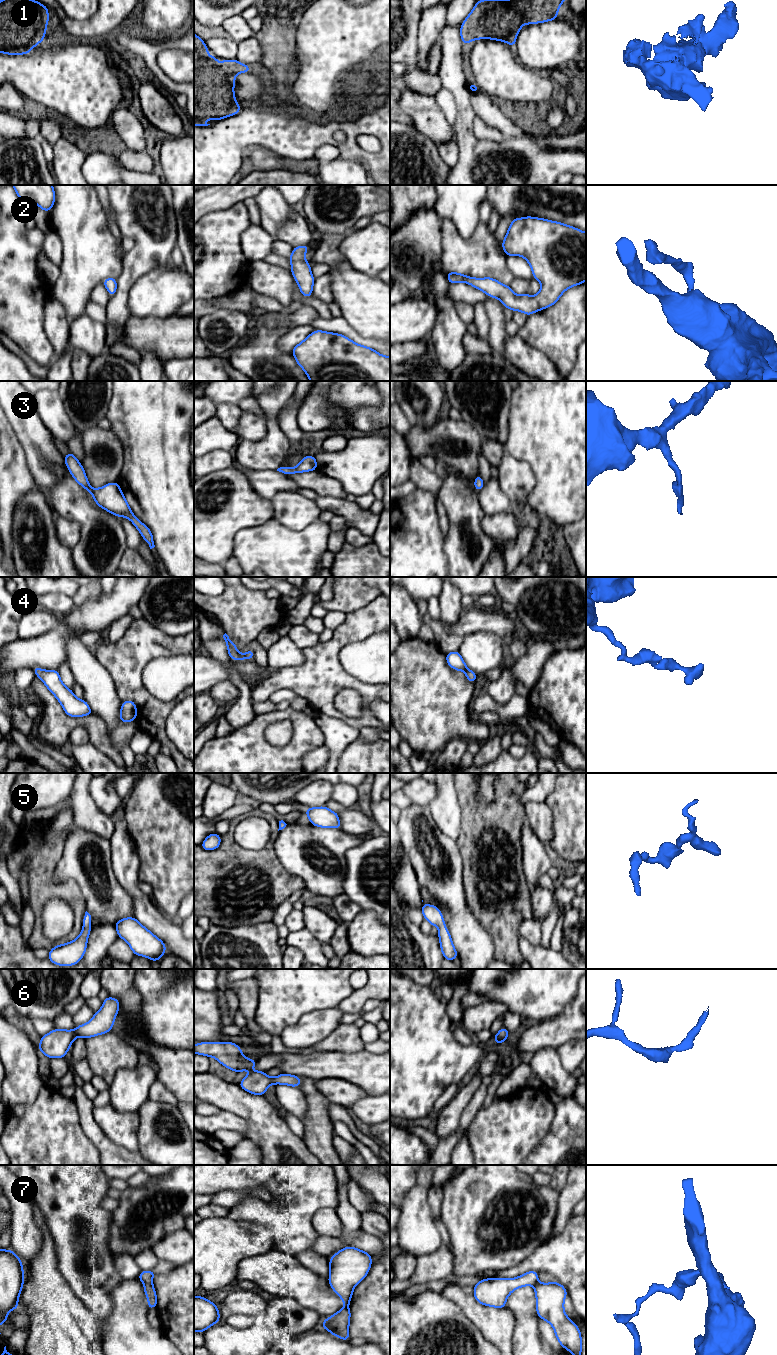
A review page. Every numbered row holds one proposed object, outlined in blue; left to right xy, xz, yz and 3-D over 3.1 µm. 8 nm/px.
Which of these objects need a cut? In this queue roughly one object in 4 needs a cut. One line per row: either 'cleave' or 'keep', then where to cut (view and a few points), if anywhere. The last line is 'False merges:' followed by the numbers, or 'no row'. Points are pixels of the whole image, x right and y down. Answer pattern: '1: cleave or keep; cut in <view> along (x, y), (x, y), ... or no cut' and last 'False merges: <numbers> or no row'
1: keep; no cut
2: keep; no cut
3: keep; no cut
4: keep; no cut
5: keep; no cut
6: keep; no cut
7: cleave; cut in xy along (151, 1283), (144, 1285)
False merges: 7

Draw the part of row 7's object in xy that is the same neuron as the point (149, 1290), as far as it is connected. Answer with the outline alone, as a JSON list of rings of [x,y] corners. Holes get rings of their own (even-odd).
[[[153,1284],[144,1285],[144,1292],[148,1299],[148,1309],[156,1308],[157,1295]]]

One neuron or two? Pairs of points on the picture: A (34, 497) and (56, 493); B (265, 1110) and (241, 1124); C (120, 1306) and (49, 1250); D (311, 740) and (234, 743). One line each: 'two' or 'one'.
A: two
B: two
C: two
D: one

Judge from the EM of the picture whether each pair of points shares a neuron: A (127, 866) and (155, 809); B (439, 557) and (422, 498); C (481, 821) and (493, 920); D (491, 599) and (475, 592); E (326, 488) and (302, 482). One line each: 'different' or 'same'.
A: different
B: same
C: same
D: different
E: same

